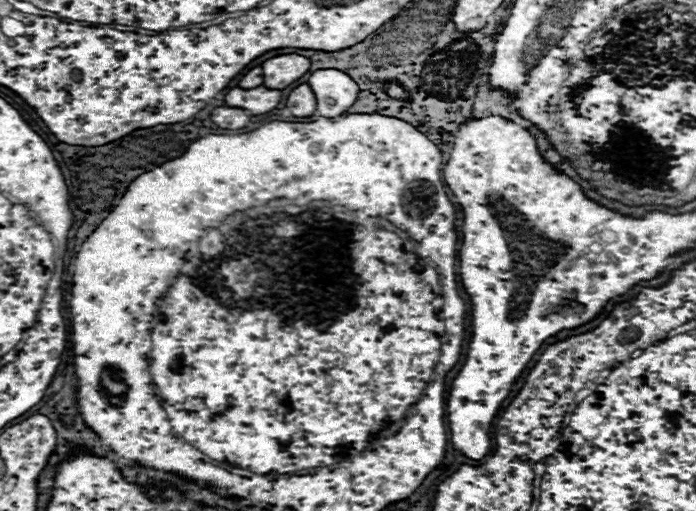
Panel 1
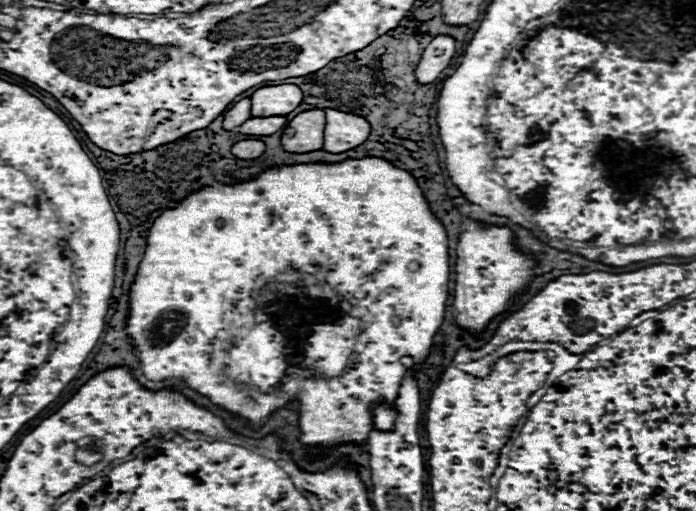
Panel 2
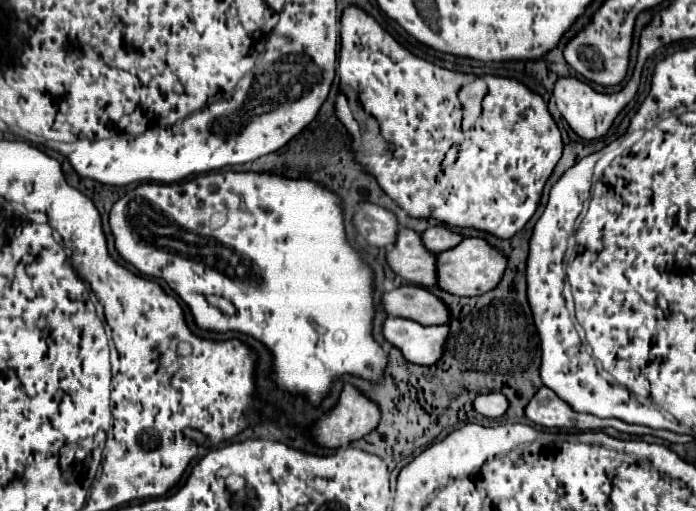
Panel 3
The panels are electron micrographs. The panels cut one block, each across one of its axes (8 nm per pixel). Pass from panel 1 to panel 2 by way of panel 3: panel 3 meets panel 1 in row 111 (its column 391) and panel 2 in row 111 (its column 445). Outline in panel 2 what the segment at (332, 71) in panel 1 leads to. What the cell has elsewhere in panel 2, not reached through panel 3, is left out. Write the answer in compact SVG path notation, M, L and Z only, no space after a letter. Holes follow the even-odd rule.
M334 108L326 110L326 130L324 130L324 150L326 152L346 152L360 146L370 134L370 126L362 116L350 112L338 112Z

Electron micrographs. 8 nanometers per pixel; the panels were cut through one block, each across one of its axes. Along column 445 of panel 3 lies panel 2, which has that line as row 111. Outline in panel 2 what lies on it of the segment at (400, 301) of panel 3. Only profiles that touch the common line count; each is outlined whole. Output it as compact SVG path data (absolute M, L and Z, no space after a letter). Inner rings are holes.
M312 108L294 116L282 130L282 148L288 152L312 152L324 144L324 112Z

